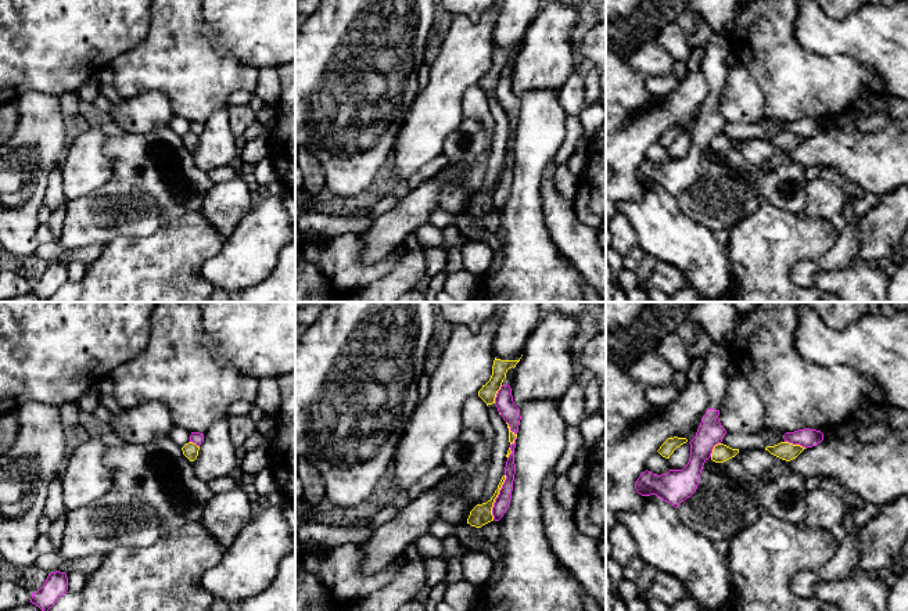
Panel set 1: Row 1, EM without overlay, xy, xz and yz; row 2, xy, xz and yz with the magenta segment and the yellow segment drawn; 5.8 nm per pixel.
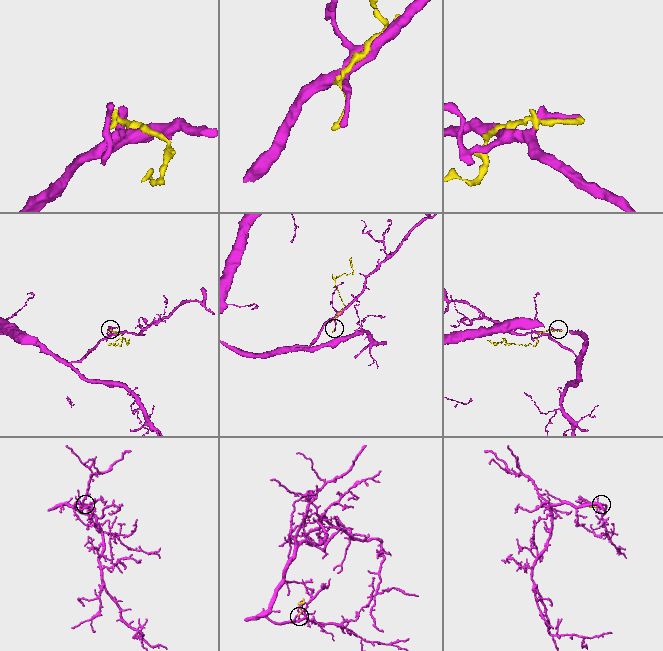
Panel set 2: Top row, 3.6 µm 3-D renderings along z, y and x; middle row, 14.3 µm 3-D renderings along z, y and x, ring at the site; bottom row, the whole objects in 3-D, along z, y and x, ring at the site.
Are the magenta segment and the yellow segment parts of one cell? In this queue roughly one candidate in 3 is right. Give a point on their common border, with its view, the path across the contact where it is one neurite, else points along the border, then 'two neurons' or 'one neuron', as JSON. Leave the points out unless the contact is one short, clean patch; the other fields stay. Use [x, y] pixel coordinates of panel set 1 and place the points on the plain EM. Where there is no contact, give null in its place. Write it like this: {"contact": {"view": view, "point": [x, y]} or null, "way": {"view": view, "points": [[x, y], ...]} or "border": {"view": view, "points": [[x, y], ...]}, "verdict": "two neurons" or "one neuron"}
{"contact": {"view": "xz", "point": [498, 186]}, "verdict": "two neurons"}

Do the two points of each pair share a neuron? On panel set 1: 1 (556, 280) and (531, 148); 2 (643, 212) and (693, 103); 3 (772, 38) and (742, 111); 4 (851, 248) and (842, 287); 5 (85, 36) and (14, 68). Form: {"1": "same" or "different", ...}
{"1": "same", "2": "different", "3": "different", "4": "different", "5": "same"}

